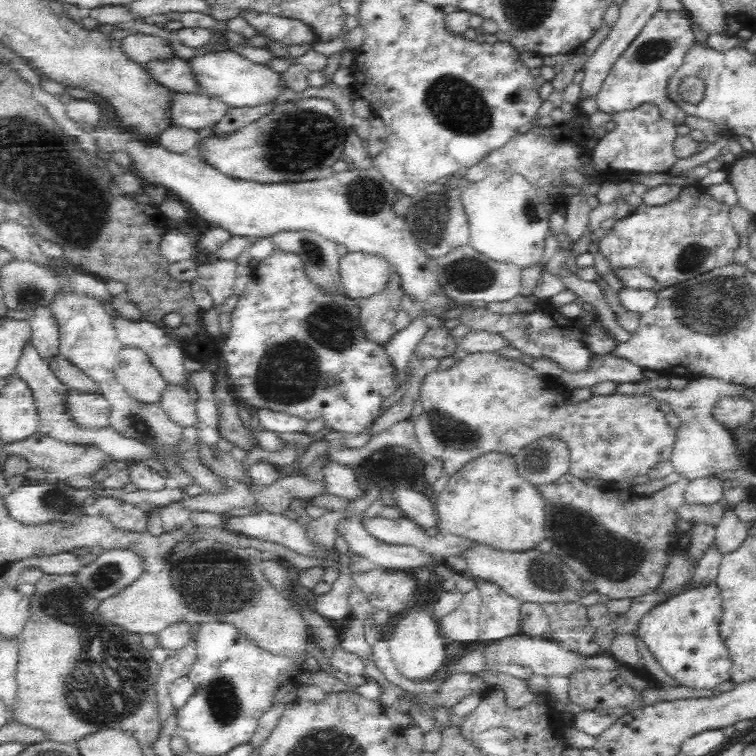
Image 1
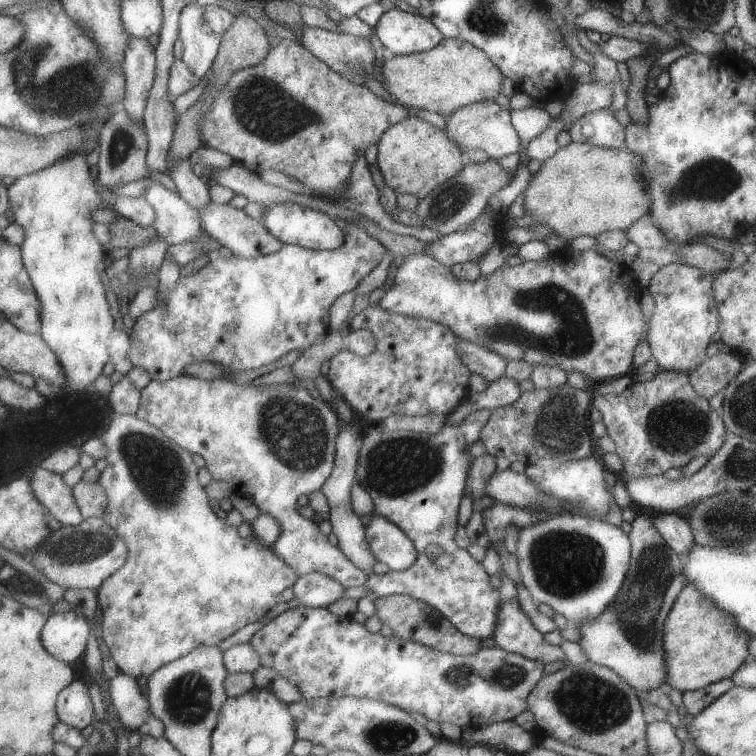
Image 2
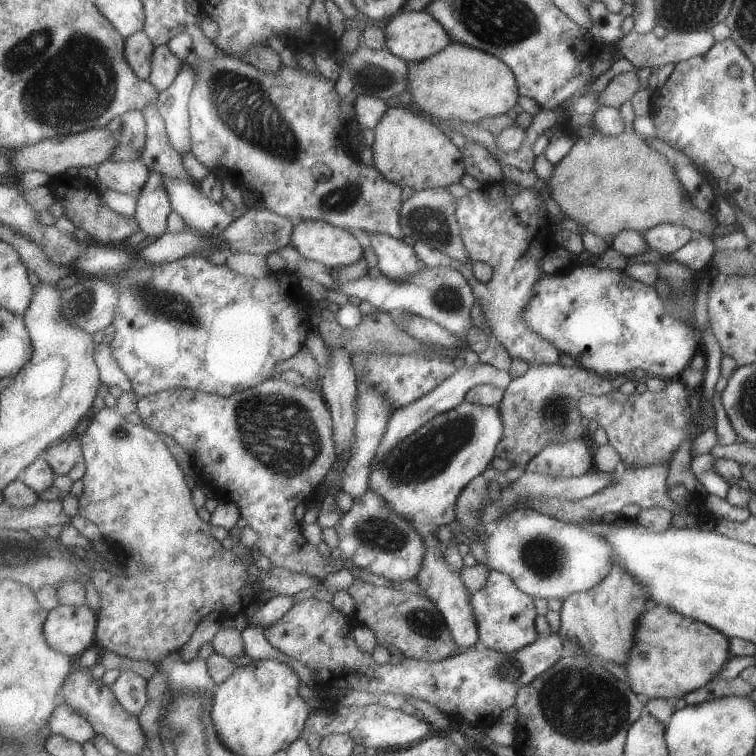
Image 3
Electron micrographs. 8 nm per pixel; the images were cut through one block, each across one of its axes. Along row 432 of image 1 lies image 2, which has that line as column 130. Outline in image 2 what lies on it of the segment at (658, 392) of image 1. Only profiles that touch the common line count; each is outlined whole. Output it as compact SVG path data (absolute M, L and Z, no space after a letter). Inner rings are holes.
M120 672L108 682L111 702L121 722L131 731L143 731L148 724L152 706L148 693L137 677Z

